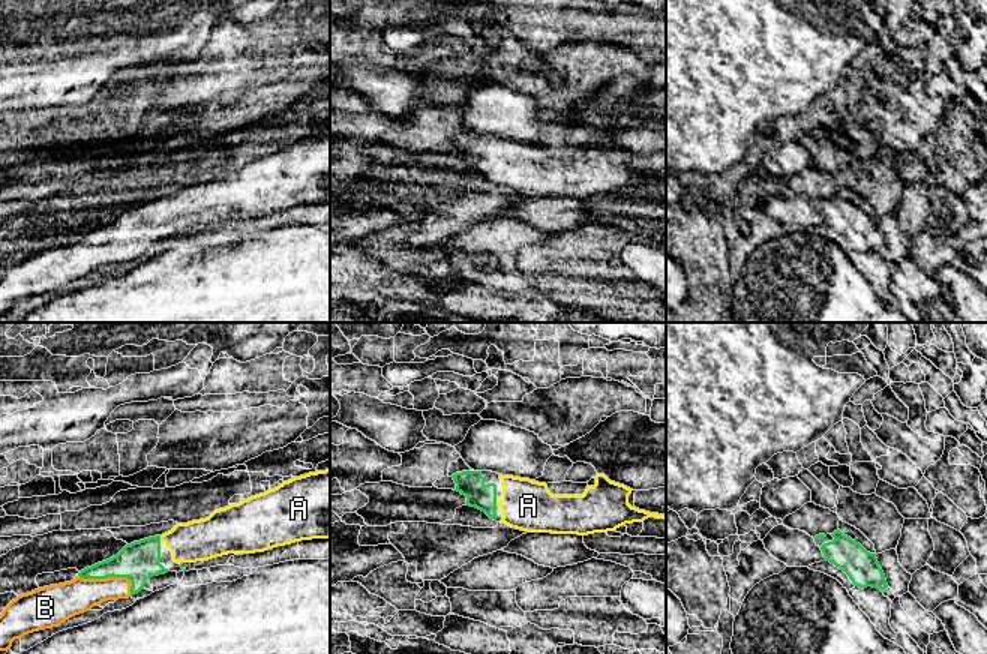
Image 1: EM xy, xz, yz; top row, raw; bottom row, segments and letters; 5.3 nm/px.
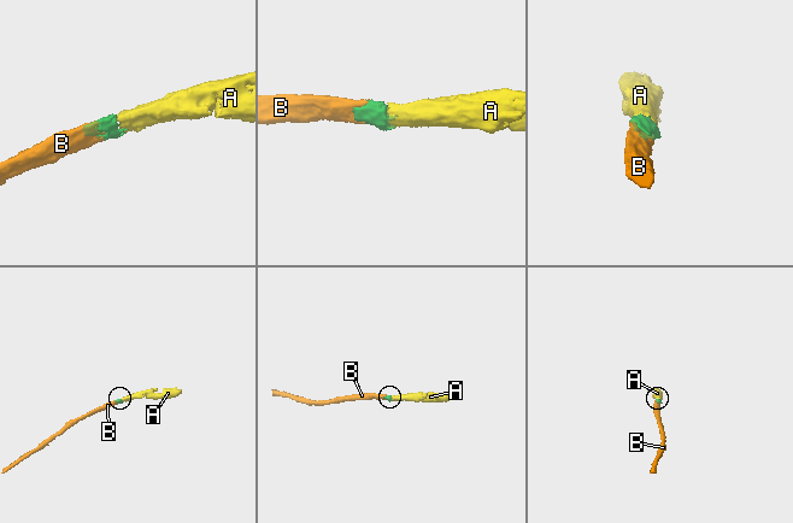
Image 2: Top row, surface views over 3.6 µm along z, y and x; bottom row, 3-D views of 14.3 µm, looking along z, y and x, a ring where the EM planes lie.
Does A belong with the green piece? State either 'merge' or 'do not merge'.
merge

